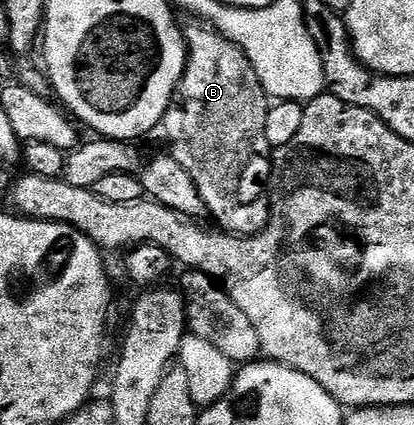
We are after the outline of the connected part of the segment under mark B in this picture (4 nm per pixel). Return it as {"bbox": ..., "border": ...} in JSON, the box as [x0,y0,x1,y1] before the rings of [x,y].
{"bbox":[160,21,272,237],"border":[[[198,21],[193,24],[195,27],[186,27],[184,34],[186,36],[186,45],[188,54],[186,56],[186,72],[182,74],[182,81],[178,84],[176,92],[176,101],[171,103],[167,109],[165,117],[160,124],[161,134],[166,134],[166,139],[171,143],[172,154],[176,161],[180,161],[180,165],[184,165],[184,169],[188,169],[188,173],[192,177],[192,181],[196,185],[196,189],[200,193],[200,197],[206,203],[207,212],[212,216],[219,228],[224,231],[229,231],[231,235],[245,237],[247,235],[257,235],[266,227],[266,222],[270,219],[270,201],[268,198],[268,184],[270,181],[270,172],[272,163],[269,158],[257,159],[250,152],[250,147],[260,147],[260,149],[268,148],[268,137],[264,137],[264,121],[268,117],[272,103],[268,98],[266,90],[262,88],[260,77],[256,77],[256,69],[252,69],[252,61],[248,61],[248,57],[244,52],[237,47],[236,44],[230,43],[222,38],[213,27]]]}

